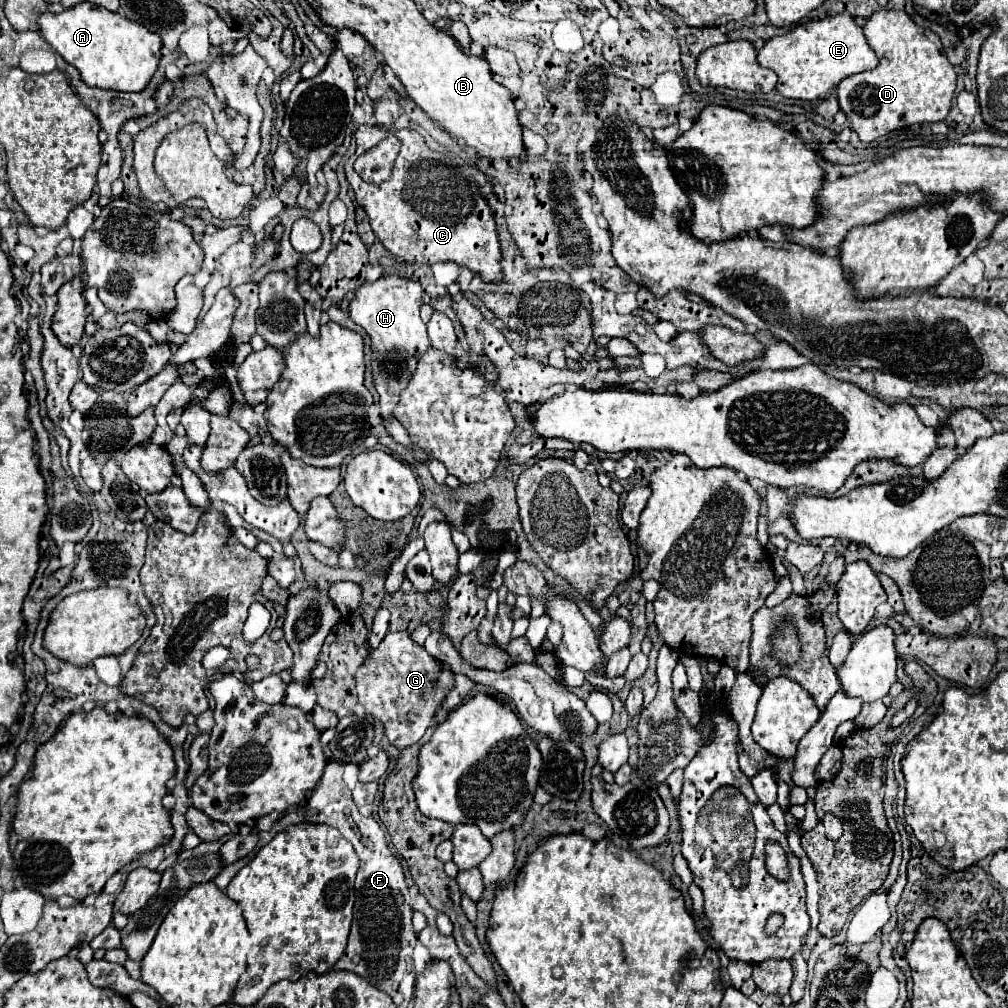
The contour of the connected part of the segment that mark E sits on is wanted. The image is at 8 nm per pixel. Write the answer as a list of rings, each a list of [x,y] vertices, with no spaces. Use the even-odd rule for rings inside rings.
[[[850,12],[826,16],[822,20],[798,24],[784,36],[774,36],[758,52],[758,62],[778,74],[776,90],[786,98],[816,100],[834,90],[844,78],[872,70],[878,64],[876,54],[868,48],[862,28]]]

